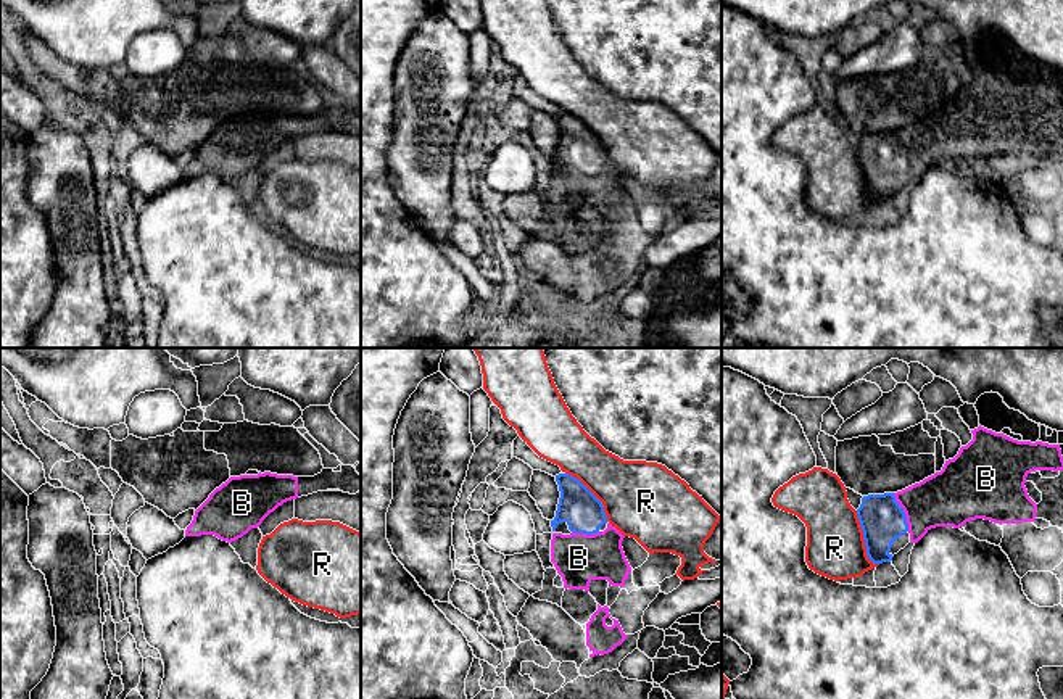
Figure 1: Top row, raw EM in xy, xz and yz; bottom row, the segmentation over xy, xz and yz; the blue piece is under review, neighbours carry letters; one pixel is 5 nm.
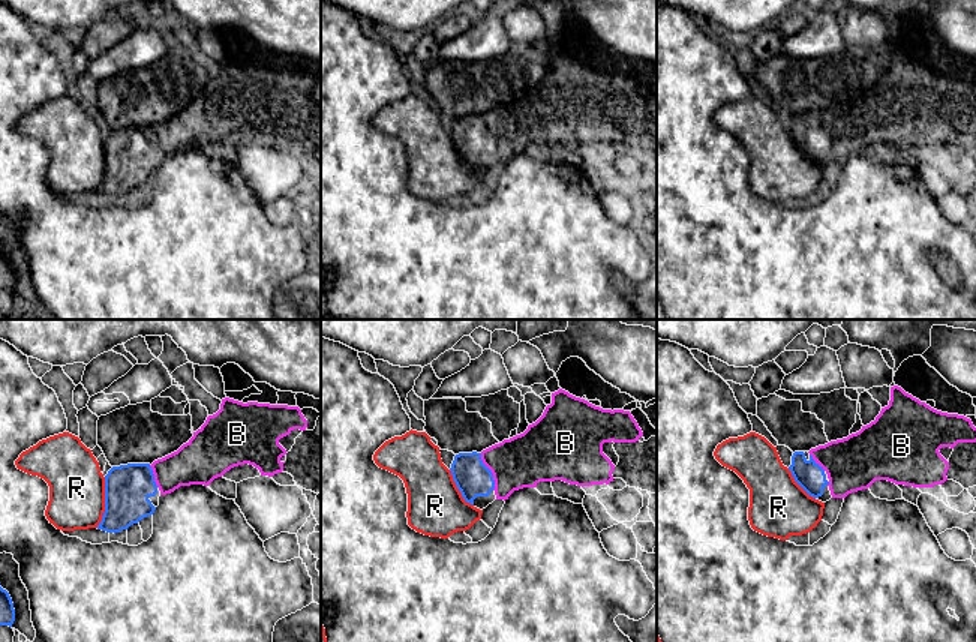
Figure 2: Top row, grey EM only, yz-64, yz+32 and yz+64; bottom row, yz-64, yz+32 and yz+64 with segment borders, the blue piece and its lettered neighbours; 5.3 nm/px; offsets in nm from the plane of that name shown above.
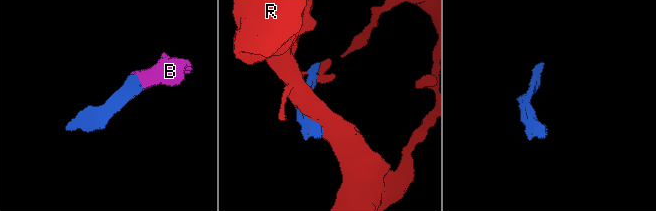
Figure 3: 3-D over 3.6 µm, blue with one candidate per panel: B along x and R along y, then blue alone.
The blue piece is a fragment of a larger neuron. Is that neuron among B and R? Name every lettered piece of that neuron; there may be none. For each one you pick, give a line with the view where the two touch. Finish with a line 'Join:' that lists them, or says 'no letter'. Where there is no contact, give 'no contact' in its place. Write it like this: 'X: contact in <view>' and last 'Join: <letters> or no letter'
B: contact in yz
Join: B

